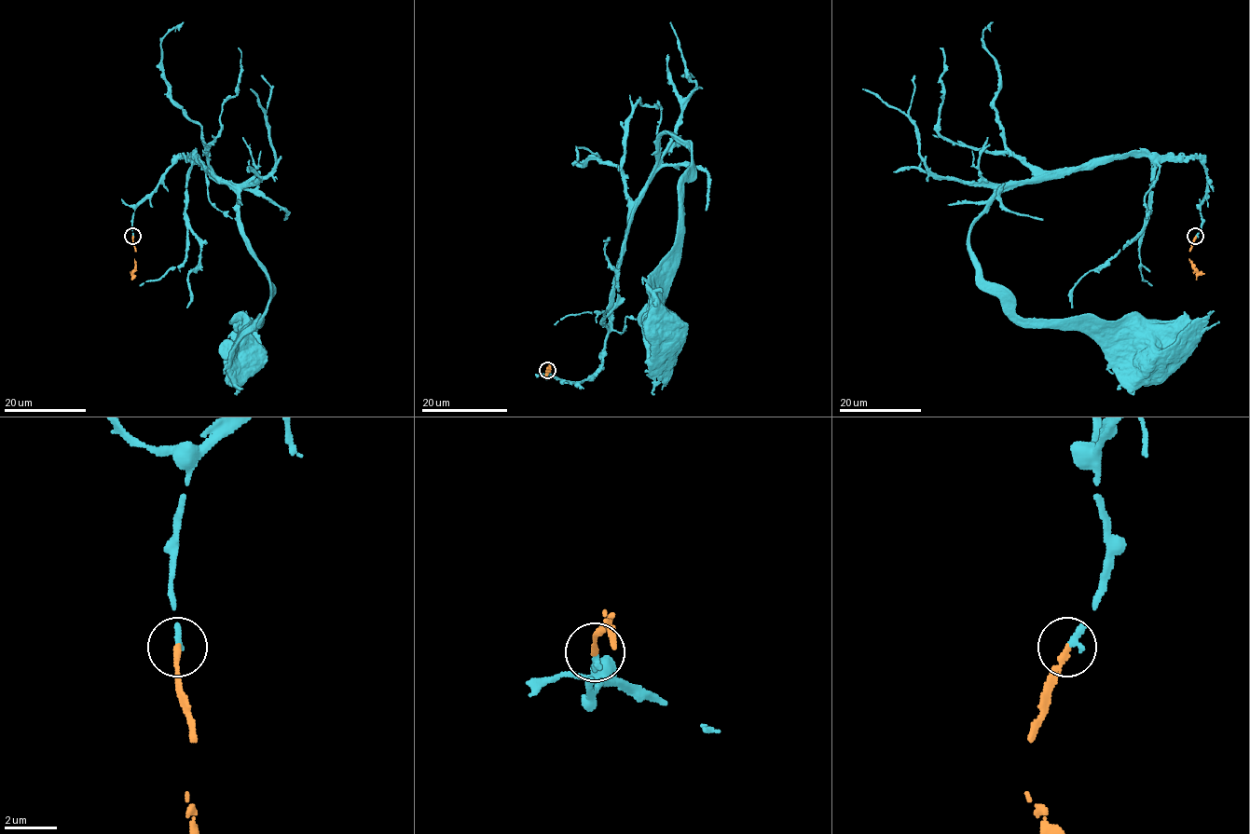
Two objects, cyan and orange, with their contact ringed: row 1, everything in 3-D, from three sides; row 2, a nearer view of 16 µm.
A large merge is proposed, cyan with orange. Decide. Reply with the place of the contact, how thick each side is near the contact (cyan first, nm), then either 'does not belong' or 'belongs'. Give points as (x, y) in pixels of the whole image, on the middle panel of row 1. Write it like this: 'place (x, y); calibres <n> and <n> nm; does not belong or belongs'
place (547, 370); calibres 240 and 200 nm; belongs

